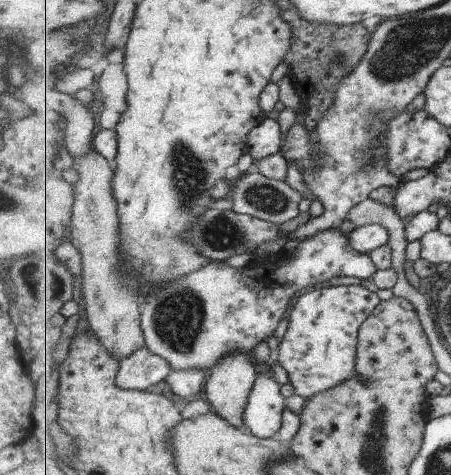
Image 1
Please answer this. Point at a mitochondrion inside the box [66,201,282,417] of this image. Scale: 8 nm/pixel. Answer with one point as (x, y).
(179, 319)

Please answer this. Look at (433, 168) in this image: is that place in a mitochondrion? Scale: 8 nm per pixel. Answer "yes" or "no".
no

